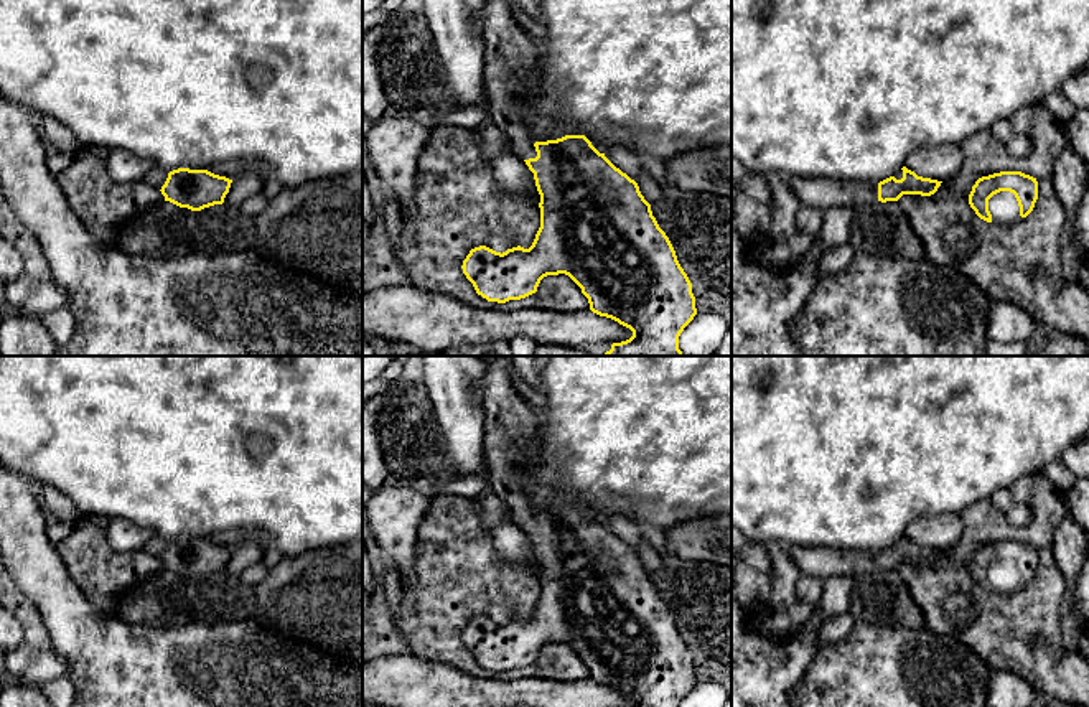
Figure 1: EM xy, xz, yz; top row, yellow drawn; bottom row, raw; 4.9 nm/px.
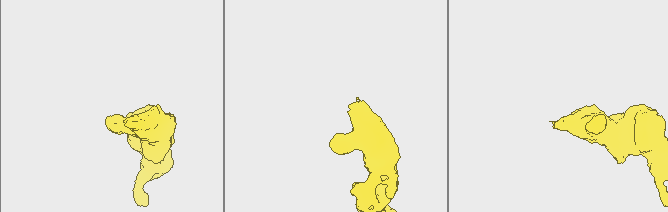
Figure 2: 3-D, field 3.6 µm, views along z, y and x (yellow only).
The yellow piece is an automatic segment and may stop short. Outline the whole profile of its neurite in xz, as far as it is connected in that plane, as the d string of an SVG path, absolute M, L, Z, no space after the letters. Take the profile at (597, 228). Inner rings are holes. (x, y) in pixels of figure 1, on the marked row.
M484 0L483 35L484 91L489 117L509 138L514 153L534 173L540 194L540 227L529 249L517 246L502 254L486 246L471 249L463 260L463 274L478 295L498 303L526 298L537 292L544 277L565 274L582 288L593 313L611 318L633 331L629 339L613 343L611 349L601 356L684 356L679 349L679 336L697 315L692 283L680 267L669 237L652 216L651 204L641 194L638 183L616 168L605 153L600 153L585 135L532 142L527 125L532 112L522 104L522 97L540 81L540 48L514 20L509 0Z

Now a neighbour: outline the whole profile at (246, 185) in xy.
M244 173L231 183L224 198L226 206L241 206L249 196L262 193L265 181L254 173Z

